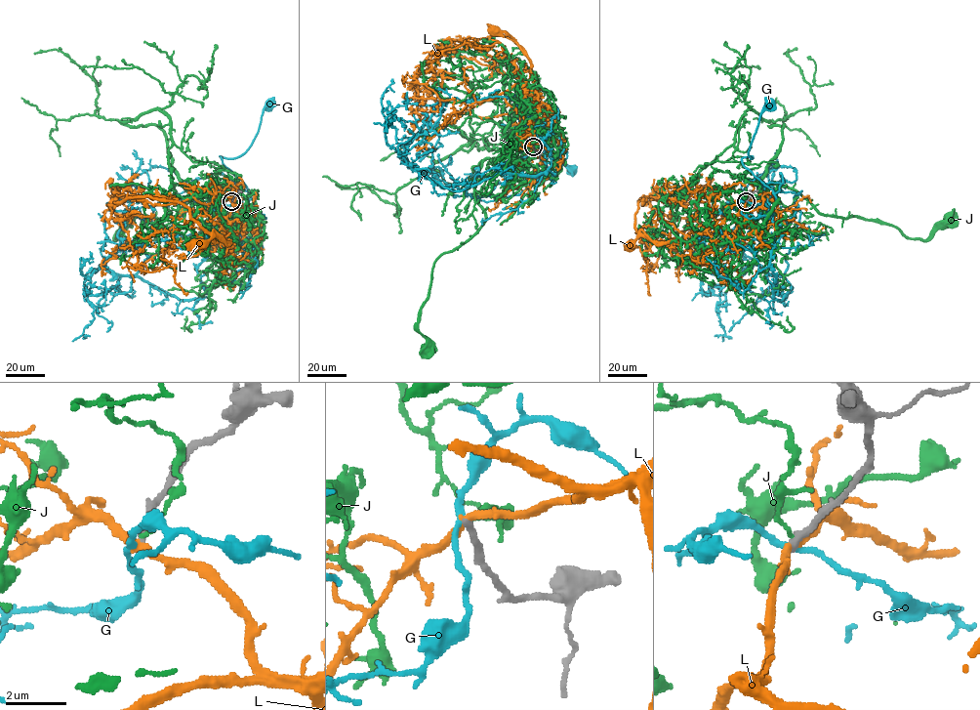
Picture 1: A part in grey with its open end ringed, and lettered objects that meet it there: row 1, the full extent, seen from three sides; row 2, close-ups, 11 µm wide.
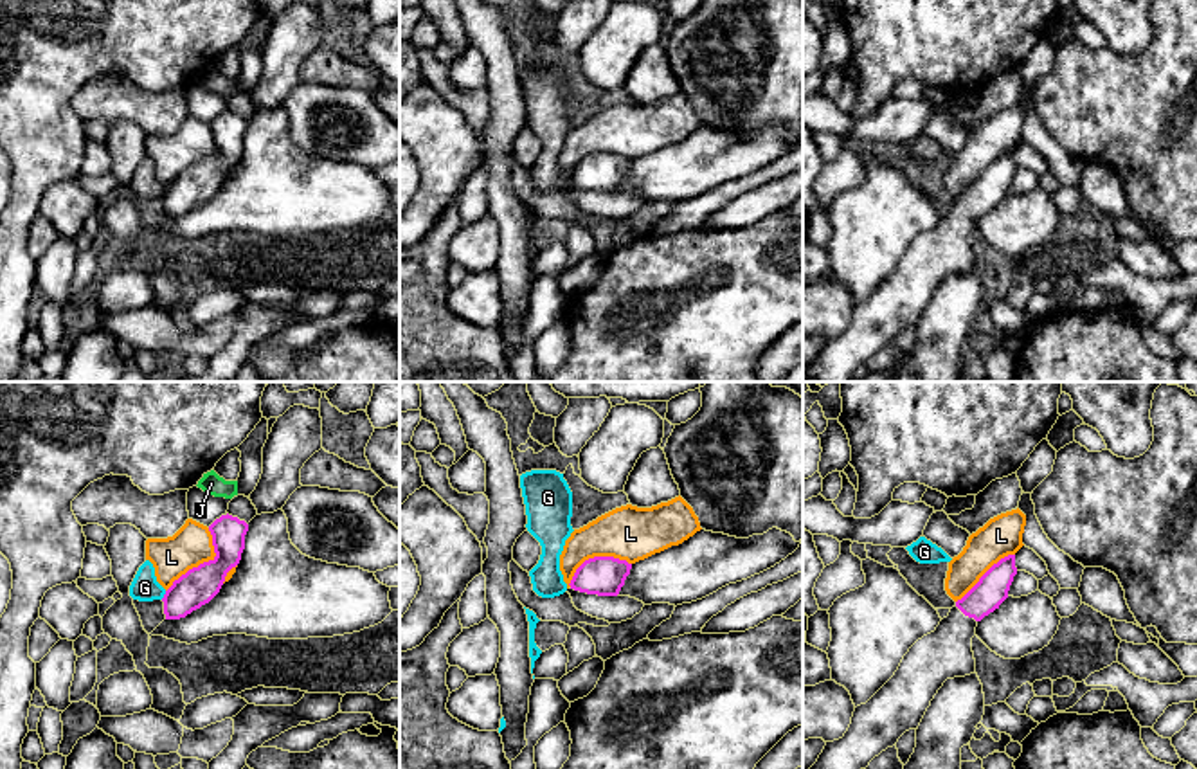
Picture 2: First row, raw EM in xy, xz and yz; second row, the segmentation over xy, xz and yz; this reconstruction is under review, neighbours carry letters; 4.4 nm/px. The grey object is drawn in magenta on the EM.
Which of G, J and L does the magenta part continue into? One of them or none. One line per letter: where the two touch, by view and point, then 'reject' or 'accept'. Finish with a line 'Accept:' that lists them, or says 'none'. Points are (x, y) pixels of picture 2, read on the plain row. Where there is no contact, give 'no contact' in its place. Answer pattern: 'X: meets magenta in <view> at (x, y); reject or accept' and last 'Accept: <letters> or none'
G: meets magenta in xy at (164, 191); reject
J: no contact; reject
L: meets magenta in xy at (204, 159); reject
Accept: none

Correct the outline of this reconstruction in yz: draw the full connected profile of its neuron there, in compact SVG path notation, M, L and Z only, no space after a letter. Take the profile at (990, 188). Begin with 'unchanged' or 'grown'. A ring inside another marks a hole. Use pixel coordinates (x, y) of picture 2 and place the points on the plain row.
grown; M1008 151L994 160L979 178L956 198L936 227L923 232L909 245L895 272L866 301L855 304L844 333L826 339L817 358L803 369L803 382L851 382L853 373L860 366L866 366L875 353L896 342L905 328L918 326L931 297L943 279L976 268L972 249L976 223L1008 195L1015 171L1015 151Z

